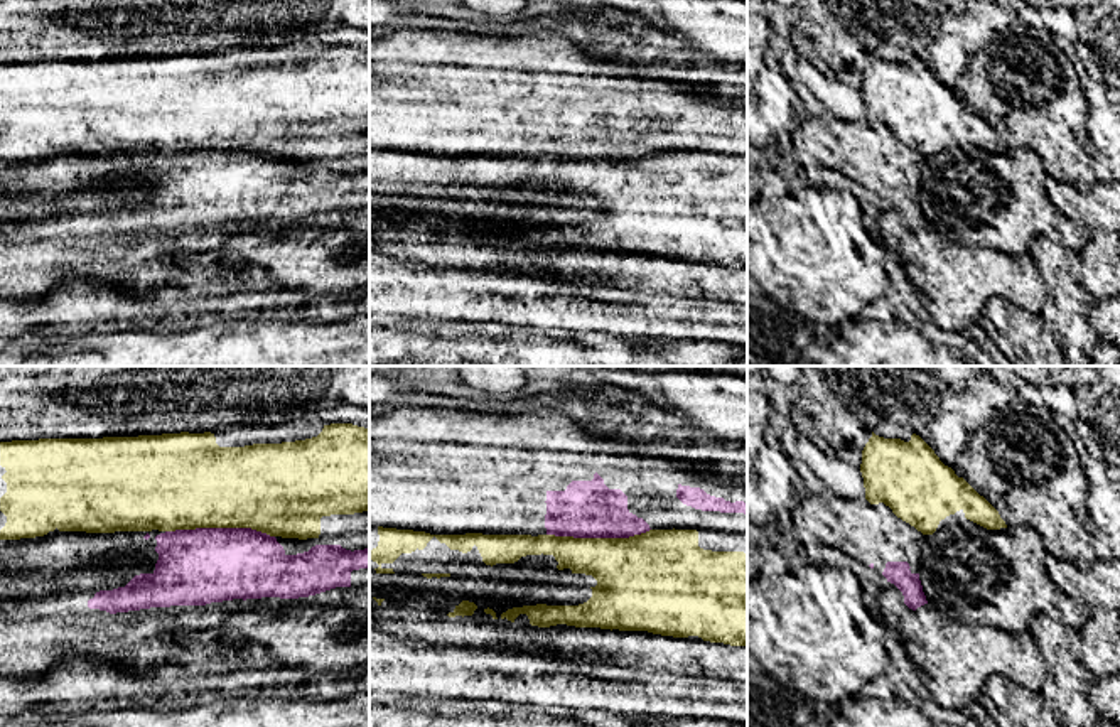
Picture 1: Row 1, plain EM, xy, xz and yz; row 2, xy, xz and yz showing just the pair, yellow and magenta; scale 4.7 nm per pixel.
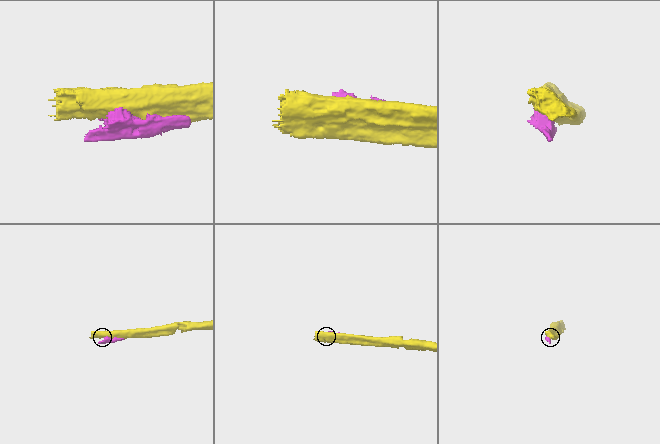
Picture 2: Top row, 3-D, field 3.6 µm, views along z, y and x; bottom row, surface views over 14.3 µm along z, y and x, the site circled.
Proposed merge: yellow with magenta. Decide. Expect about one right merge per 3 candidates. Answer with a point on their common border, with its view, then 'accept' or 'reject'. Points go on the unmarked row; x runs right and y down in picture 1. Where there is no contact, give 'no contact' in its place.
meets yellow in xy at (220, 149); reject

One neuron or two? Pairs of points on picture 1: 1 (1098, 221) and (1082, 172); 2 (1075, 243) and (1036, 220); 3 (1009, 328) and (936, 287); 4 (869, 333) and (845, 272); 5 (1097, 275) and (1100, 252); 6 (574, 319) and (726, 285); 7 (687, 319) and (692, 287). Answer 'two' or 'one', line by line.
1: two
2: one
3: two
4: two
5: one
6: two
7: two

